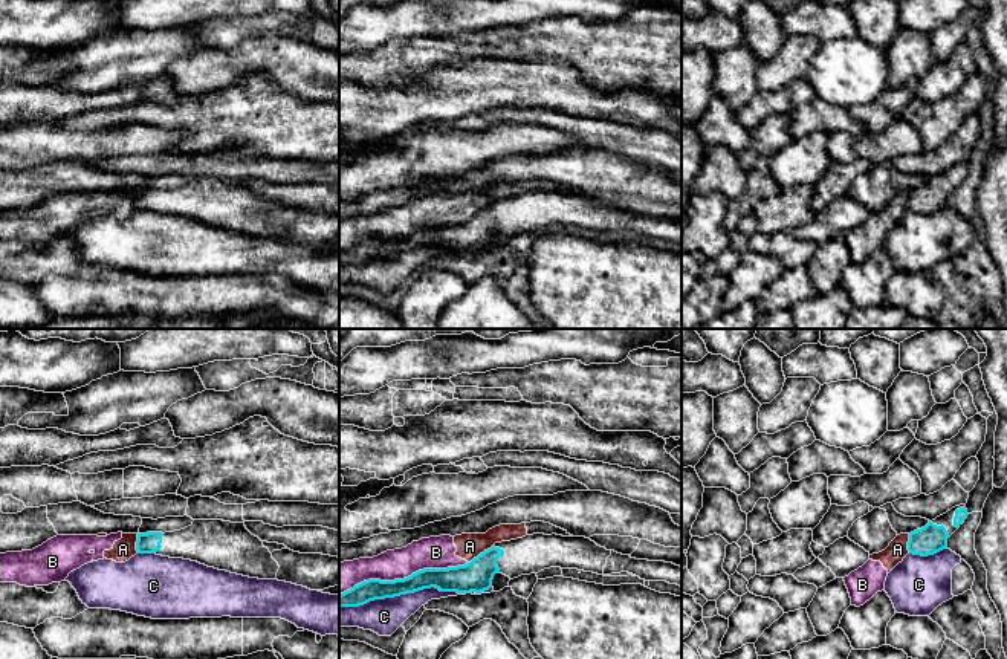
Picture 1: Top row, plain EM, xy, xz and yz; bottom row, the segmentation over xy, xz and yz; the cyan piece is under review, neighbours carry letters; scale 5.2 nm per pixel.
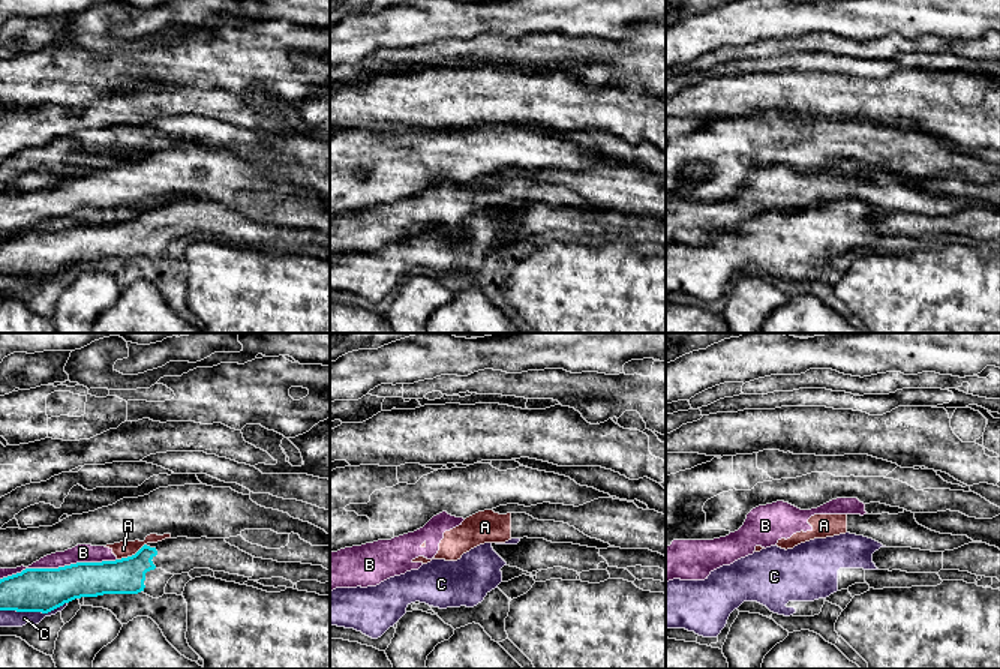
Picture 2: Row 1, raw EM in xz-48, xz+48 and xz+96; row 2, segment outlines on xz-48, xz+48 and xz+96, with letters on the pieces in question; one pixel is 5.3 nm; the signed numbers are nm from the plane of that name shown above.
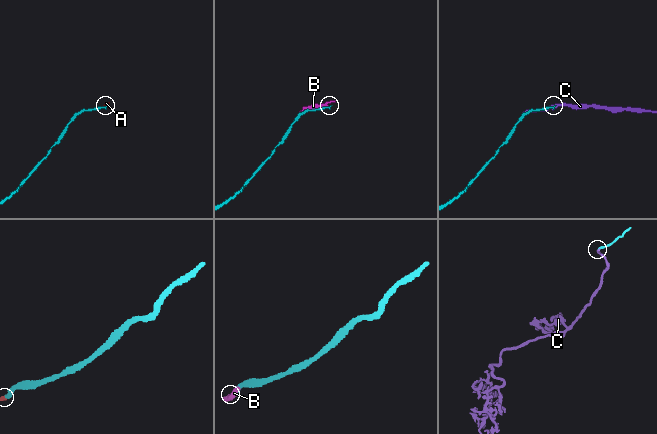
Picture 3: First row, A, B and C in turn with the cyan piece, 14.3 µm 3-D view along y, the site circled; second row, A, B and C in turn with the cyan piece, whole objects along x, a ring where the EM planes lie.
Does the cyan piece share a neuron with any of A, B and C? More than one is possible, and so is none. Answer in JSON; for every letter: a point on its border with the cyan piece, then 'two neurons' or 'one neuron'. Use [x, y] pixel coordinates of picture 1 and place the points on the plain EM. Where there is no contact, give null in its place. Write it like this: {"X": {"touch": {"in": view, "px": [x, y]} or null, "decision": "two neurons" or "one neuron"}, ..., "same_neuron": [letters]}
{"A": {"touch": {"in": "xz", "px": [480, 211]}, "decision": "two neurons"}, "B": {"touch": {"in": "xz", "px": [404, 236]}, "decision": "two neurons"}, "C": {"touch": {"in": "xz", "px": [402, 251]}, "decision": "two neurons"}, "same_neuron": []}

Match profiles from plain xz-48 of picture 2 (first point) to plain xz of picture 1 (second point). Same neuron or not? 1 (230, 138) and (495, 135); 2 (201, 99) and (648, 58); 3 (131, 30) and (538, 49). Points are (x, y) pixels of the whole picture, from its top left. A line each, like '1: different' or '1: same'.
1: different
2: different
3: different

